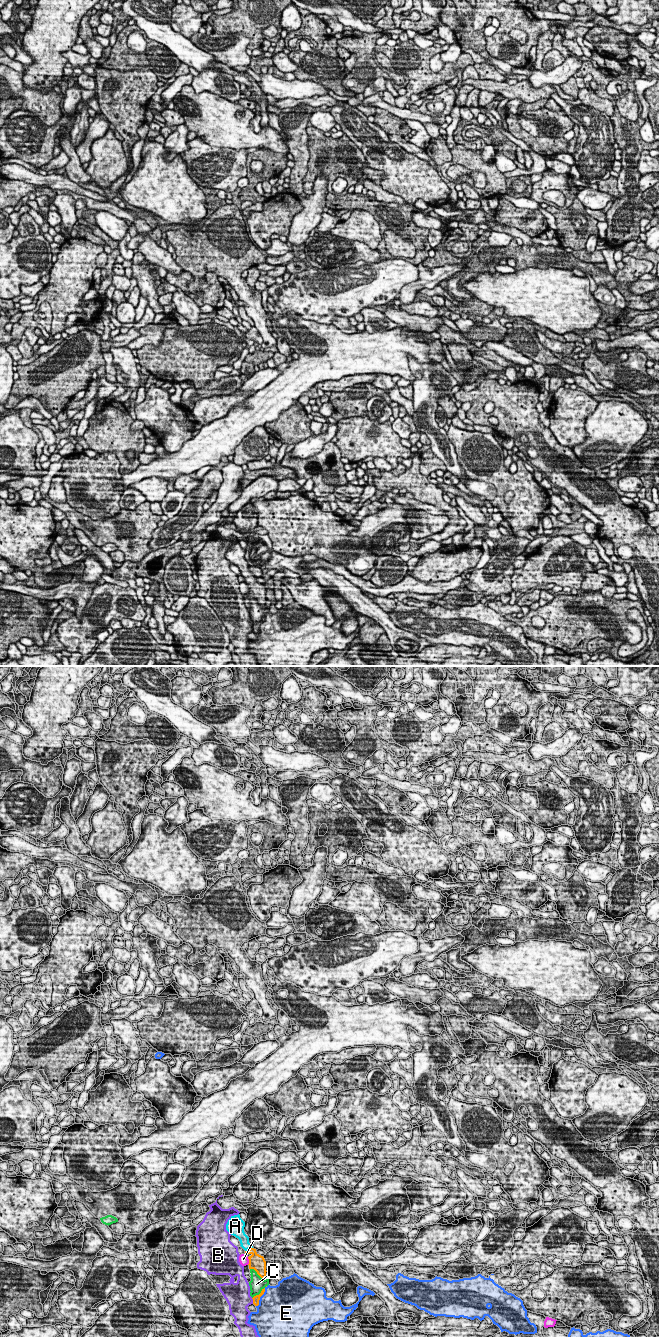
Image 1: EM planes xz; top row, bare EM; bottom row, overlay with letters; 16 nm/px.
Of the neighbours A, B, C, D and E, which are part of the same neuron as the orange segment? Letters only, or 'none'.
A

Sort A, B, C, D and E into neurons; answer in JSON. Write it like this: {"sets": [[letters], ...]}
{"sets": [["A"], ["B"], ["C"], ["D"], ["E"]]}

